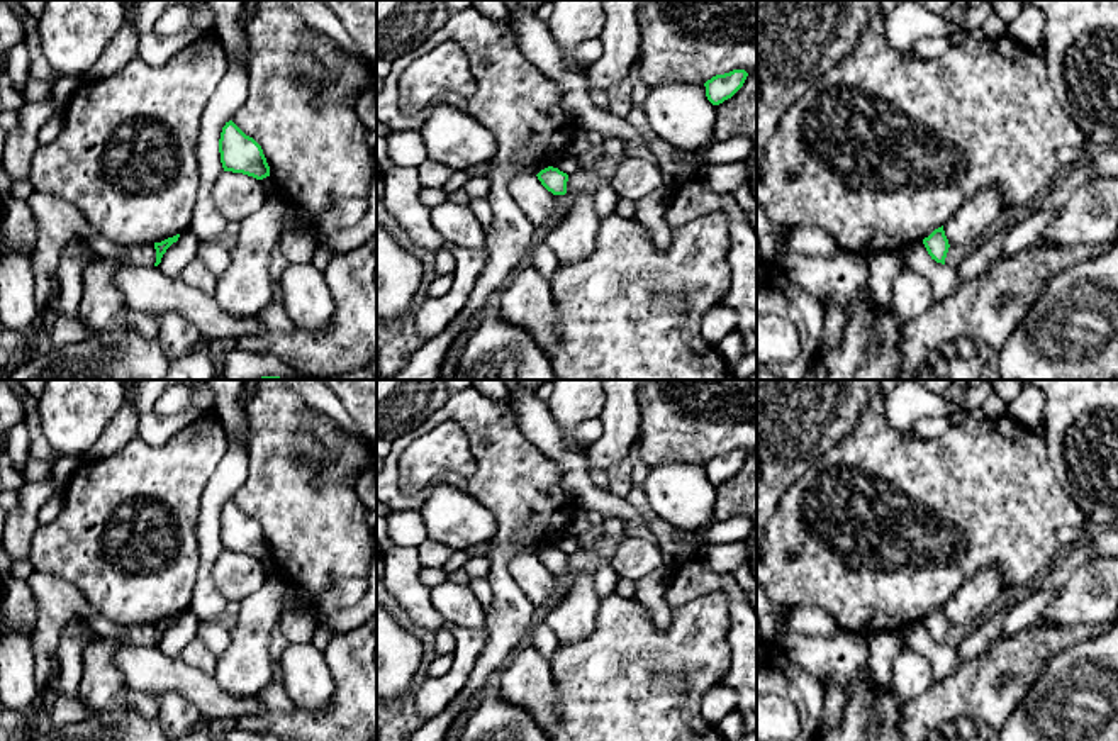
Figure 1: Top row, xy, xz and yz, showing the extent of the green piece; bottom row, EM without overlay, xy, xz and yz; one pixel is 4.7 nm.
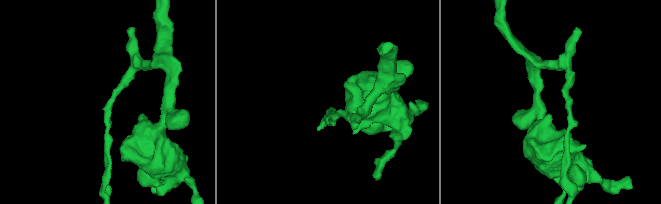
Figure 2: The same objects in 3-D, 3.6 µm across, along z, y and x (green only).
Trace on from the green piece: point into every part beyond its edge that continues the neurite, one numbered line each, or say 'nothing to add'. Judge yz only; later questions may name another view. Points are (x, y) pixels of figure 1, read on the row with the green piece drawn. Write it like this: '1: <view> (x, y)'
nothing to add

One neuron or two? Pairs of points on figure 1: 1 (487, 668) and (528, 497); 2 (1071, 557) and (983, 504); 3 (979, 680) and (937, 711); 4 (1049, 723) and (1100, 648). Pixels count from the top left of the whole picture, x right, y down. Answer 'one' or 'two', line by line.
1: one
2: two
3: one
4: one

